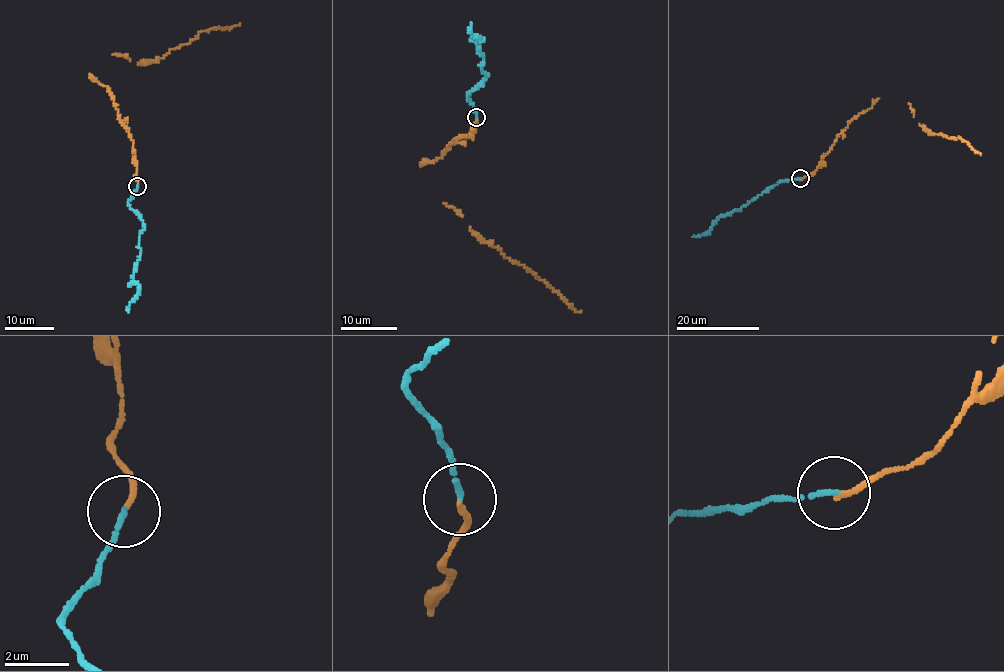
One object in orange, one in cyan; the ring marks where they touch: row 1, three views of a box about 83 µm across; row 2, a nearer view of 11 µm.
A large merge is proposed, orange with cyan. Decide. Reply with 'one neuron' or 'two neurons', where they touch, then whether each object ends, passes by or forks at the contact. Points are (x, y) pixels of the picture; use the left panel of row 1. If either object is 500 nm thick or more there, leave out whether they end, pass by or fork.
one neuron; place (137, 186); orange ends; cyan ends

